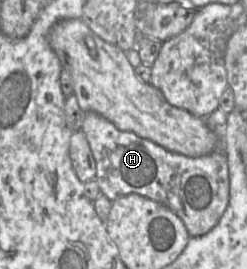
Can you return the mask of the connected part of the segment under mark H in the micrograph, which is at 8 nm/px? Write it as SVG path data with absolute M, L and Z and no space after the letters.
M84 112L81 130L96 162L95 180L101 193L112 202L131 193L157 201L183 221L190 237L209 232L224 213L229 201L229 176L220 139L218 147L211 153L188 157L168 151L131 131L121 131L95 112Z

